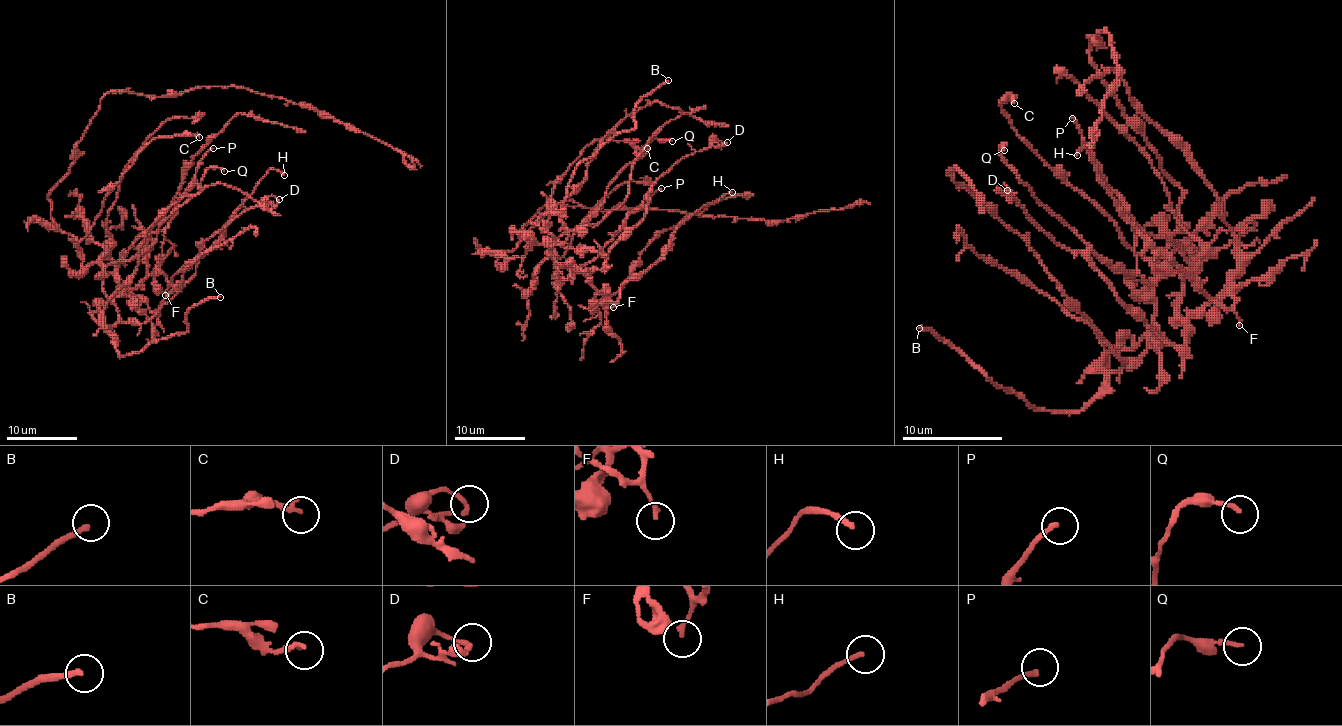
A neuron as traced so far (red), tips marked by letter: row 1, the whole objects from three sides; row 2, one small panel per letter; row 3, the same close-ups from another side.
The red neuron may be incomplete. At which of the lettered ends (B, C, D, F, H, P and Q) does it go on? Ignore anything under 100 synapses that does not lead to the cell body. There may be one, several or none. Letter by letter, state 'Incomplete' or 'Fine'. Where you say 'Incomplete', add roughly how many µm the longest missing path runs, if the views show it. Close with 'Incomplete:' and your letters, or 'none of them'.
B: Incomplete. Missing length about 70 µm
C: Fine
D: Fine
F: Fine
H: Fine
P: Fine
Q: Fine
Incomplete: B

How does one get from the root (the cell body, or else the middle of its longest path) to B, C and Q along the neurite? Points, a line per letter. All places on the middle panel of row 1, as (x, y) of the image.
B: (499, 266), (532, 243), (566, 240), (560, 217), (573, 171), (629, 132), (636, 103), (668, 80)
C: (499, 266), (525, 254), (527, 233), (546, 213), (553, 185), (587, 146), (599, 139), (613, 139), (647, 148)
Q: (499, 266), (521, 257), (532, 243), (552, 245), (573, 231), (652, 139), (672, 141)

